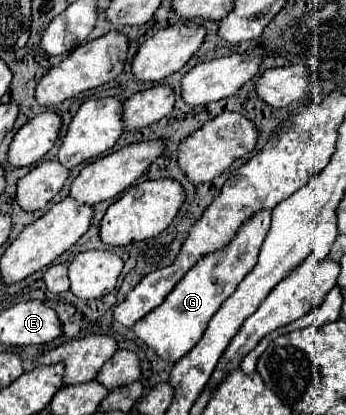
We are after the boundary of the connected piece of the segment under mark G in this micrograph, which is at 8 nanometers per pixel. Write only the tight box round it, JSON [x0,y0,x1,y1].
[131,209,271,363]

